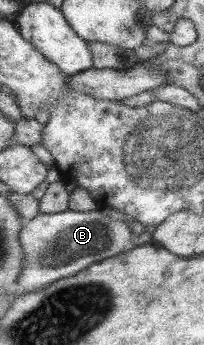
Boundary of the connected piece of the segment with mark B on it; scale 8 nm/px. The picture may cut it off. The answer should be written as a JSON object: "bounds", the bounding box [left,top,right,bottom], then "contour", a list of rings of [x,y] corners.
{"bounds":[18,209,135,293],"contour":[[[67,209],[57,214],[41,213],[27,224],[23,223],[20,232],[24,263],[18,278],[19,286],[23,286],[25,293],[30,293],[37,286],[76,275],[92,264],[126,252],[134,240],[135,236],[127,223],[111,219],[101,211]]]}

